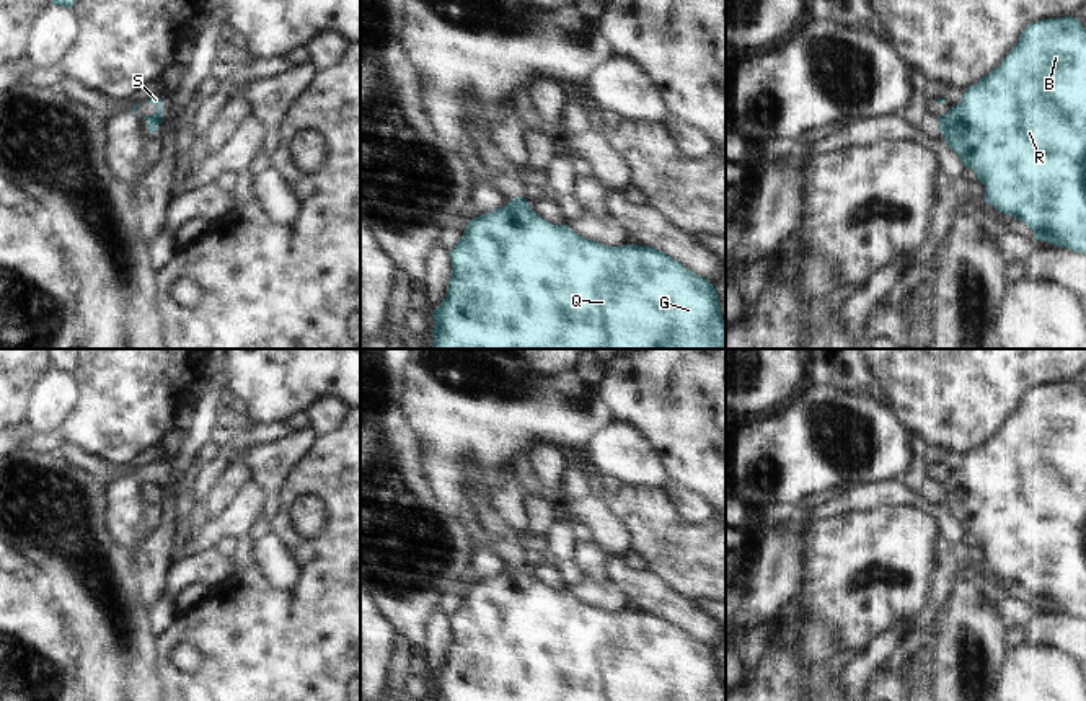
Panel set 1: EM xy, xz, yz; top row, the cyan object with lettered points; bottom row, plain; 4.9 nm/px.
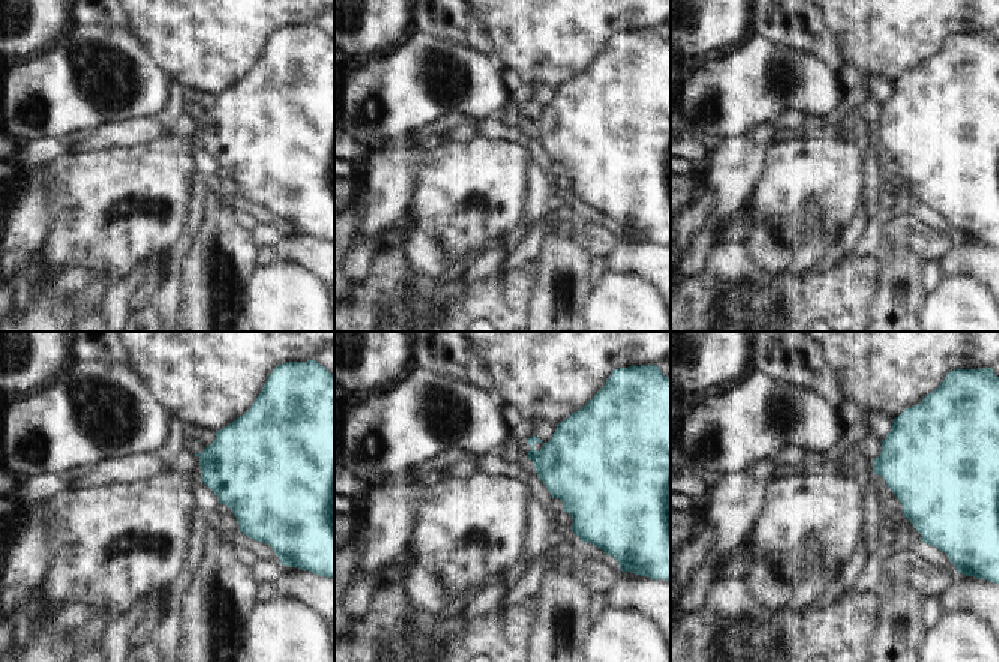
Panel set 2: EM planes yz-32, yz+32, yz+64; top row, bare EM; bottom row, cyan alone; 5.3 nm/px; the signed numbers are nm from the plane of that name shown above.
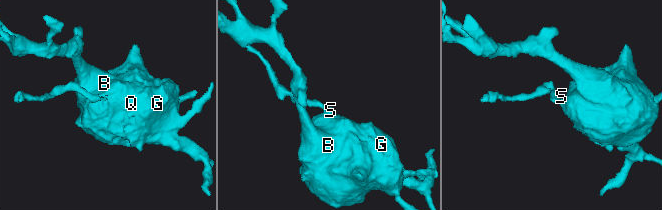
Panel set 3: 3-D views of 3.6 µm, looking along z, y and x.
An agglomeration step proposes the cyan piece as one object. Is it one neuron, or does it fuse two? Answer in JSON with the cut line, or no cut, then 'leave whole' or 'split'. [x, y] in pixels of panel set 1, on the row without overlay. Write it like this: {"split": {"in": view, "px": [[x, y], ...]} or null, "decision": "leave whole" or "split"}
{"split": {"in": "xz", "px": [[514, 563], [525, 568]]}, "decision": "split"}

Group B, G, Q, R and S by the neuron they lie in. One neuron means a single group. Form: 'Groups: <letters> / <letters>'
Groups: B G Q R / S.

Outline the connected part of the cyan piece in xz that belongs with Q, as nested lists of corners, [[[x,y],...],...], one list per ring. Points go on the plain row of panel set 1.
[[[512,564],[507,571],[491,579],[483,579],[468,587],[461,605],[448,618],[452,642],[447,662],[432,677],[432,701],[726,701],[719,664],[711,647],[685,634],[662,616],[641,610],[605,611],[576,600],[567,590],[553,590],[536,580],[527,567]]]

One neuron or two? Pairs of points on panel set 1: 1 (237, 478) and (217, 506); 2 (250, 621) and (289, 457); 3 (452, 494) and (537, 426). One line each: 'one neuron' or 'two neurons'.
1: one neuron
2: two neurons
3: one neuron

